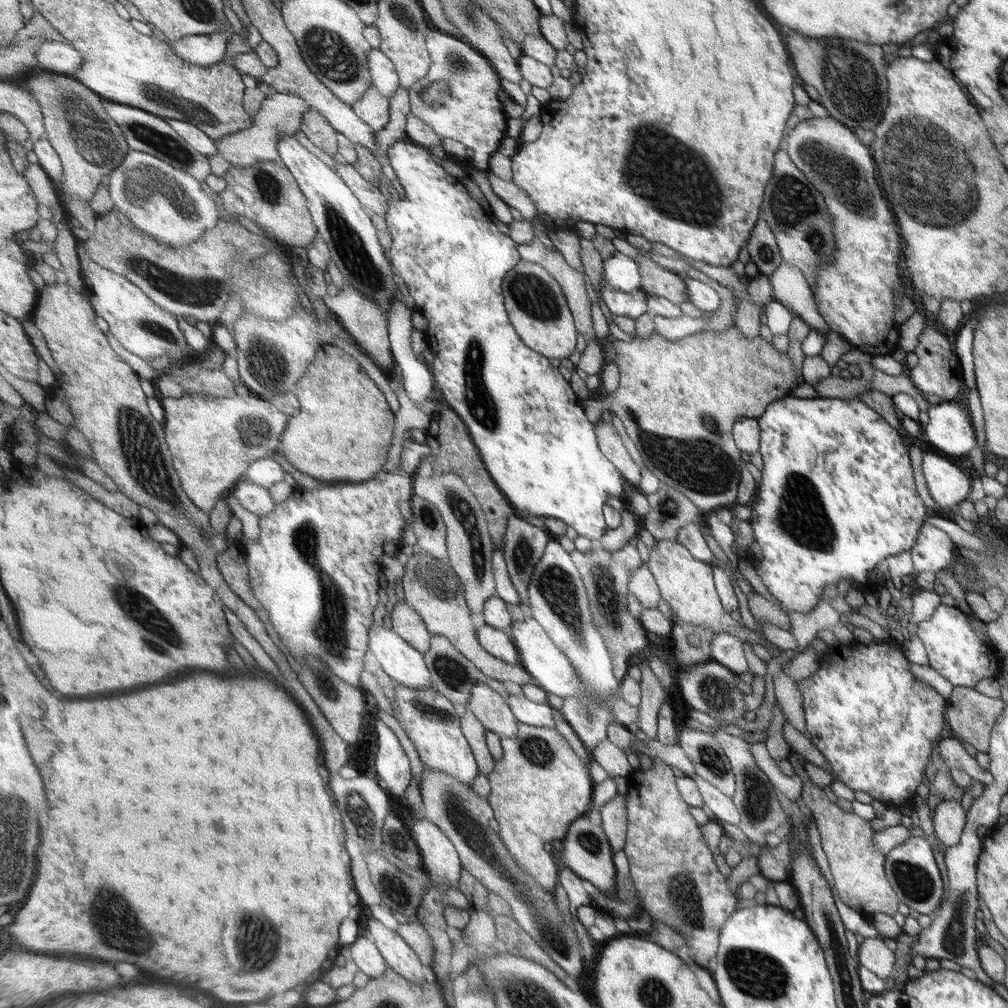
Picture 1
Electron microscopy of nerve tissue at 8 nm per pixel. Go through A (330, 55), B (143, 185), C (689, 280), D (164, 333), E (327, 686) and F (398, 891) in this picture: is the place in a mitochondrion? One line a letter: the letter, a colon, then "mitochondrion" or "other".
A: mitochondrion
B: mitochondrion
C: other
D: mitochondrion
E: mitochondrion
F: mitochondrion

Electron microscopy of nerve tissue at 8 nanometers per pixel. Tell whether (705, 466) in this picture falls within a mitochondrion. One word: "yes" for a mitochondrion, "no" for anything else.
yes

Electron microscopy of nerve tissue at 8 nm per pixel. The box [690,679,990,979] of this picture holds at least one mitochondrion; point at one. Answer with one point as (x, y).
(955, 936)

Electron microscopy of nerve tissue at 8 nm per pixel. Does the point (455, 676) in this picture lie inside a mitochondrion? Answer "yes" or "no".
yes

